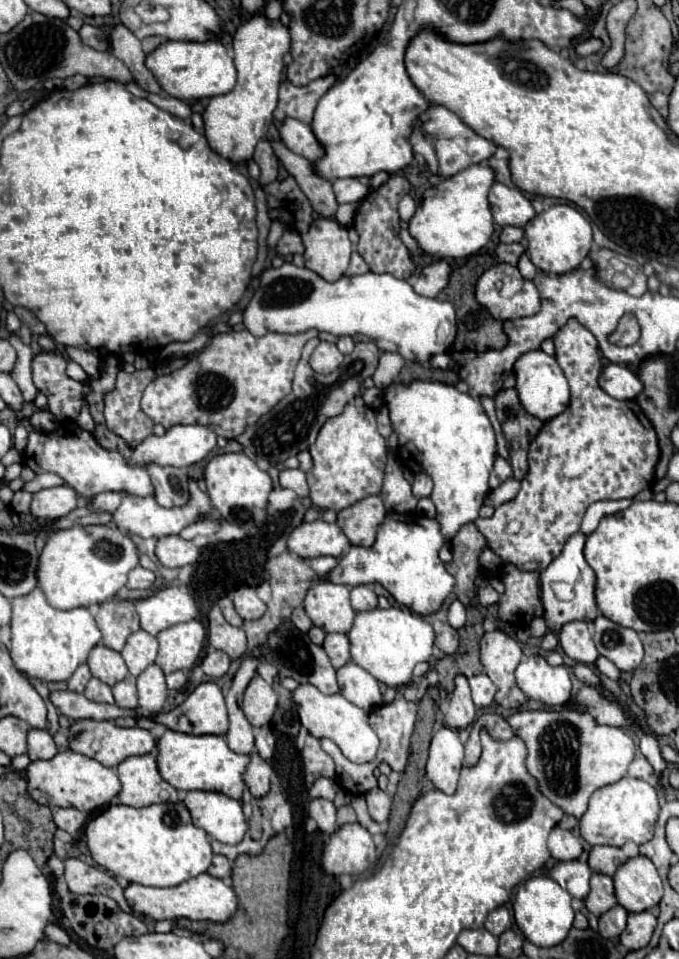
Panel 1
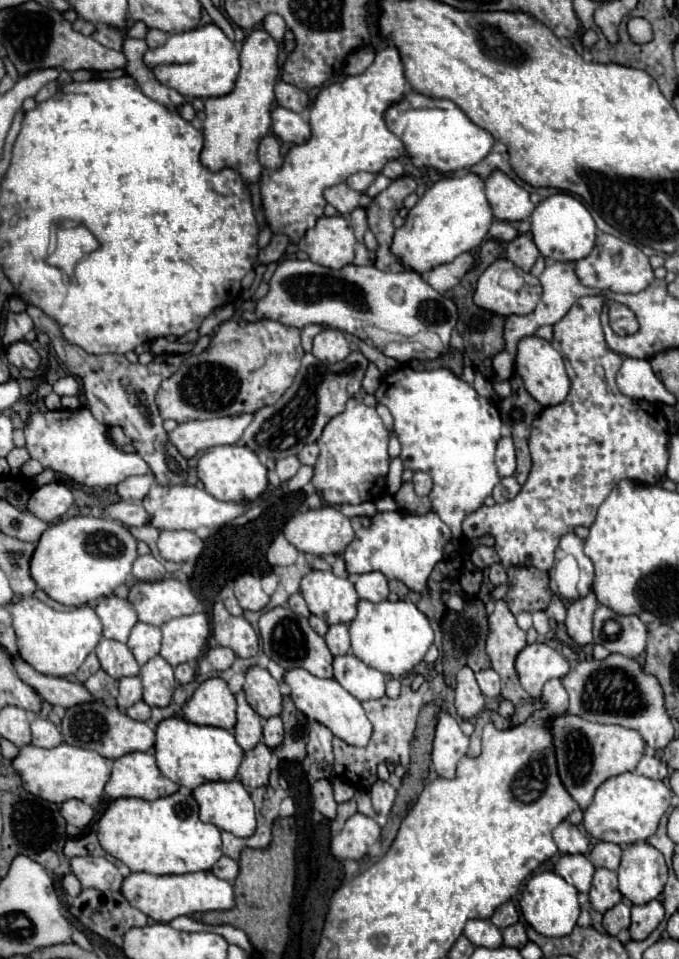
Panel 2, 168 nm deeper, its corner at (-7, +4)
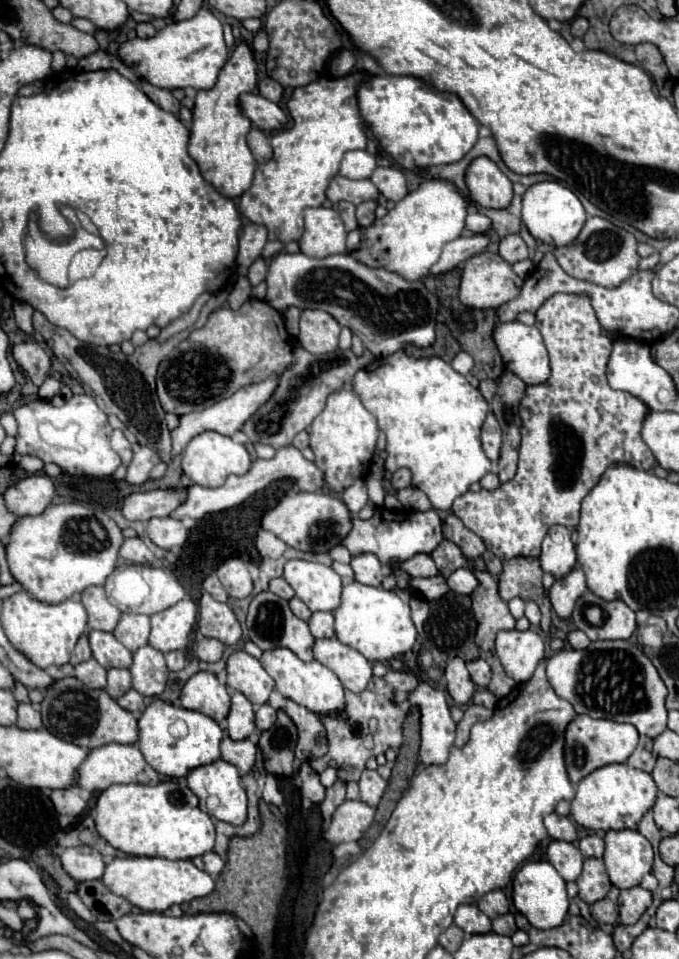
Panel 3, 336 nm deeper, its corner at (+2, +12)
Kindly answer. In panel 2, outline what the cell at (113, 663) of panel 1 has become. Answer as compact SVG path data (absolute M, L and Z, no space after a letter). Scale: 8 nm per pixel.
M103 638L97 646L97 658L101 662L101 668L115 680L123 676L137 676L139 664L133 658L127 644L121 644L117 640Z

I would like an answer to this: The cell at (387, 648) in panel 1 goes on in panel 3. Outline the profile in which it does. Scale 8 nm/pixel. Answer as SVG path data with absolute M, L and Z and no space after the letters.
M352 582L352 584L348 584L348 586L344 586L344 590L342 590L342 604L332 612L334 614L334 628L336 628L336 638L342 642L342 644L346 644L346 646L350 646L350 648L354 648L354 650L358 650L362 656L366 656L366 660L370 660L370 662L388 662L388 660L392 660L392 658L396 658L396 656L400 656L400 654L406 654L412 646L414 646L414 642L416 642L416 628L414 628L414 622L412 622L412 616L410 611L410 606L407 600L407 596L412 597L414 591L411 588L410 590L400 590L397 587L391 591L384 590L384 588L374 588L374 586L364 586L364 584L360 584L360 582Z

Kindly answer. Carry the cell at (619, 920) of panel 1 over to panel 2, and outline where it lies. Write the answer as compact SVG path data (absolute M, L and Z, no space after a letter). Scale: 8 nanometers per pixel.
M619 902L611 910L607 910L603 916L603 928L611 936L617 936L621 930L627 930L629 928L629 906Z

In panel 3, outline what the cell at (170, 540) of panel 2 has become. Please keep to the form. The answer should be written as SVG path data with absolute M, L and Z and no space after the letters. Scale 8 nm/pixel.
M170 516L150 518L146 532L148 532L148 538L164 550L170 550L174 546L184 546L184 542L188 540L188 530L182 526L180 520L174 520Z

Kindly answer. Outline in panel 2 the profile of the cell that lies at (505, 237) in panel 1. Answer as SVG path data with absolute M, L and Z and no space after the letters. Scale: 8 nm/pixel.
M495 220L489 228L489 236L495 238L495 240L501 240L501 242L511 242L517 236L517 230L509 222Z

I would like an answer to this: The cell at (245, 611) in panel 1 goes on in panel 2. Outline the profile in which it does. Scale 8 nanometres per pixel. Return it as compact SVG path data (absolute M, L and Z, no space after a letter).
M243 574L239 576L235 582L233 582L233 588L235 588L235 596L241 604L243 610L263 610L269 602L269 596L261 590L261 582L259 578L251 576L251 574Z

